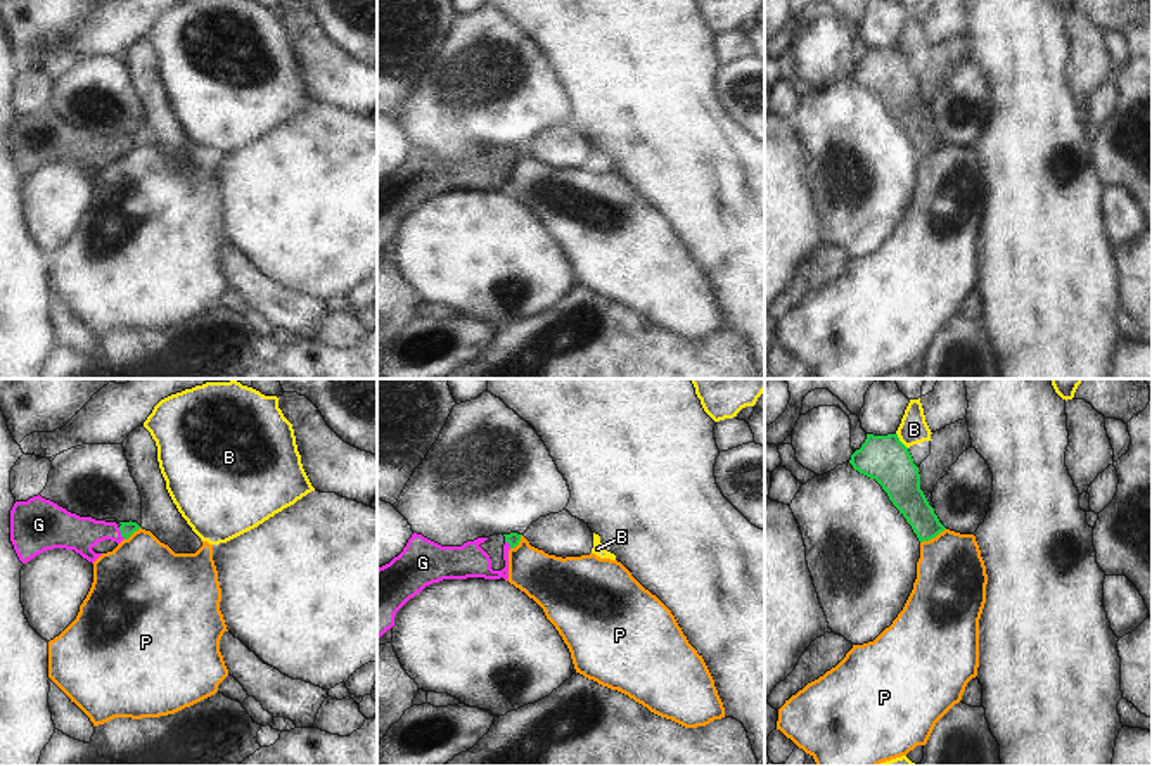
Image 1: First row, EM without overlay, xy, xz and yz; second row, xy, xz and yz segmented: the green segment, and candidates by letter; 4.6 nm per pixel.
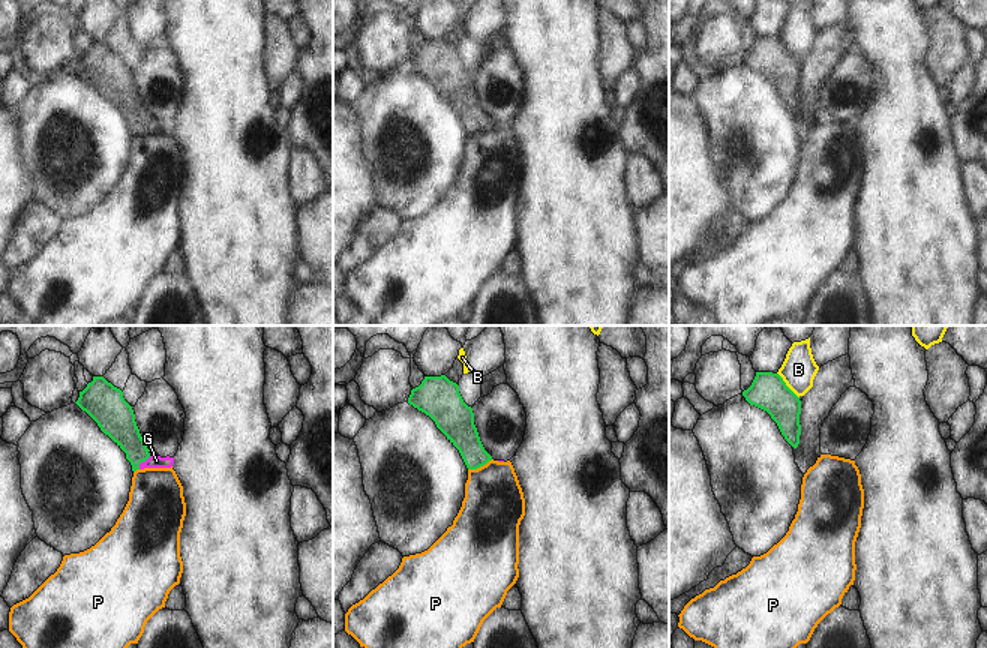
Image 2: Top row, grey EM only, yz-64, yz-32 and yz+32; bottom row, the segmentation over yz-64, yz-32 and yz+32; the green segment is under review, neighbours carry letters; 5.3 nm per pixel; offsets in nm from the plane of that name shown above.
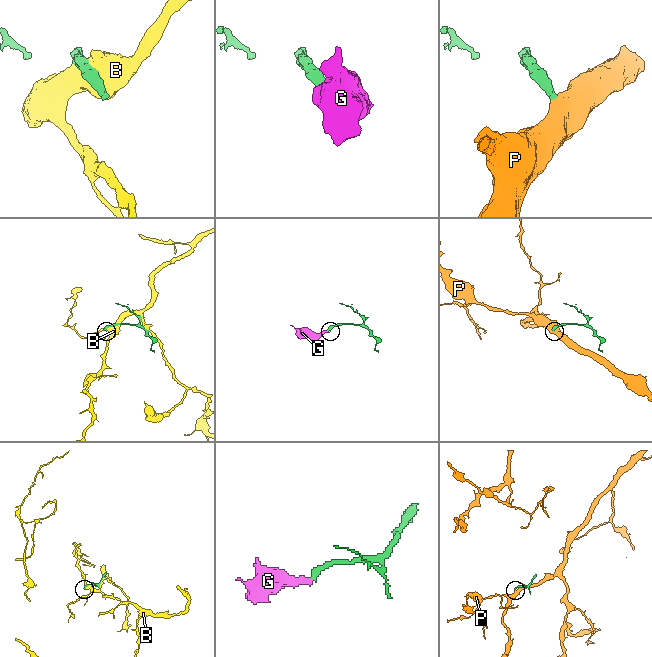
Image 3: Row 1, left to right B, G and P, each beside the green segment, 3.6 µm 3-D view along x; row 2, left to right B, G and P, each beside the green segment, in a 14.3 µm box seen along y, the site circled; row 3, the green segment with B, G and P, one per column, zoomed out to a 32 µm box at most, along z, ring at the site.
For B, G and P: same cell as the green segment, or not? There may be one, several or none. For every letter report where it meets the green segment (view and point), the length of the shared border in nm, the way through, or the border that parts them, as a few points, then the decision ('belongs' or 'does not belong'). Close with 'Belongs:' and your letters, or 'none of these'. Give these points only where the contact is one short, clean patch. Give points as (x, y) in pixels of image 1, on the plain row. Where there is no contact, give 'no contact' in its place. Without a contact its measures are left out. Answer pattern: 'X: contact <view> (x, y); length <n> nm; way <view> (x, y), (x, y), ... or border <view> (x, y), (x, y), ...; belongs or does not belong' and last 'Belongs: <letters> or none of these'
B: contact yz (900, 54); length 90 nm; does not belong
G: contact xy (121, 146); length 70 nm; way xy (127, 142), (121, 146), (70, 144); belongs
P: contact yz (933, 149); length 140 nm; border yz (945, 140), (921, 156); does not belong
Belongs: G

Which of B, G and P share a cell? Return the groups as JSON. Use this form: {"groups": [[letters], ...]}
{"groups": [["B"], ["G"], ["P"]]}

